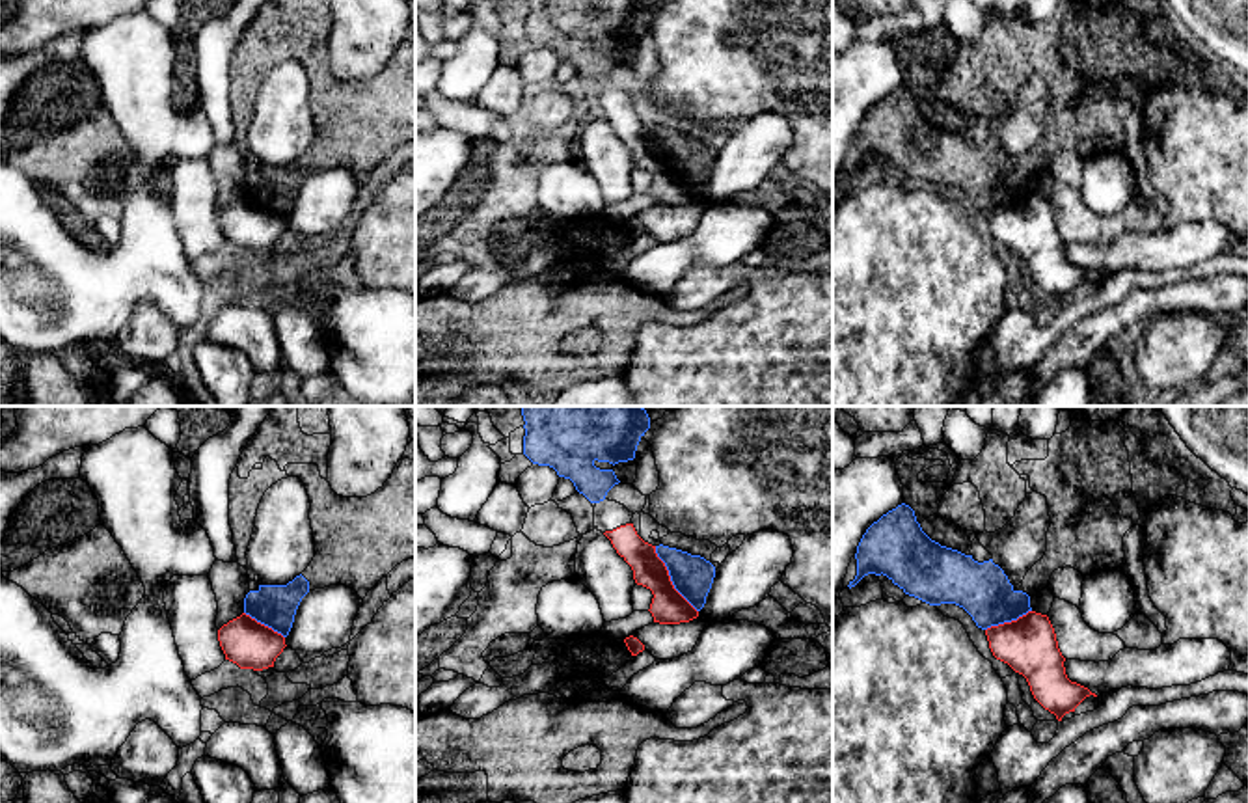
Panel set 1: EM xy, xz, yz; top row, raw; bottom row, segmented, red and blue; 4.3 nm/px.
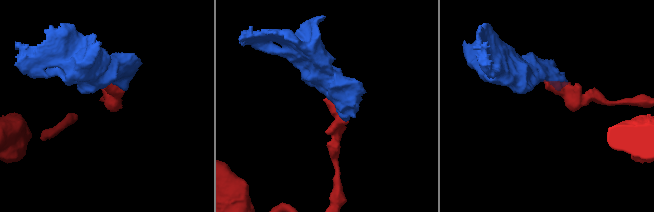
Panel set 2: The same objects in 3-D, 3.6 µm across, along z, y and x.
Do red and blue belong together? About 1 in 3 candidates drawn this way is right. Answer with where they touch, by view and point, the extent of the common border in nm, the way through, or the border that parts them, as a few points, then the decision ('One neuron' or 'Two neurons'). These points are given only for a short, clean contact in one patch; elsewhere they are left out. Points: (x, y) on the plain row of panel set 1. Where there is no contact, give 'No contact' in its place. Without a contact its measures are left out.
Touches red at xz (669, 163). Shared border 340 nm. Boundary: xz (654, 129), (673, 170), (697, 194). Two neurons

